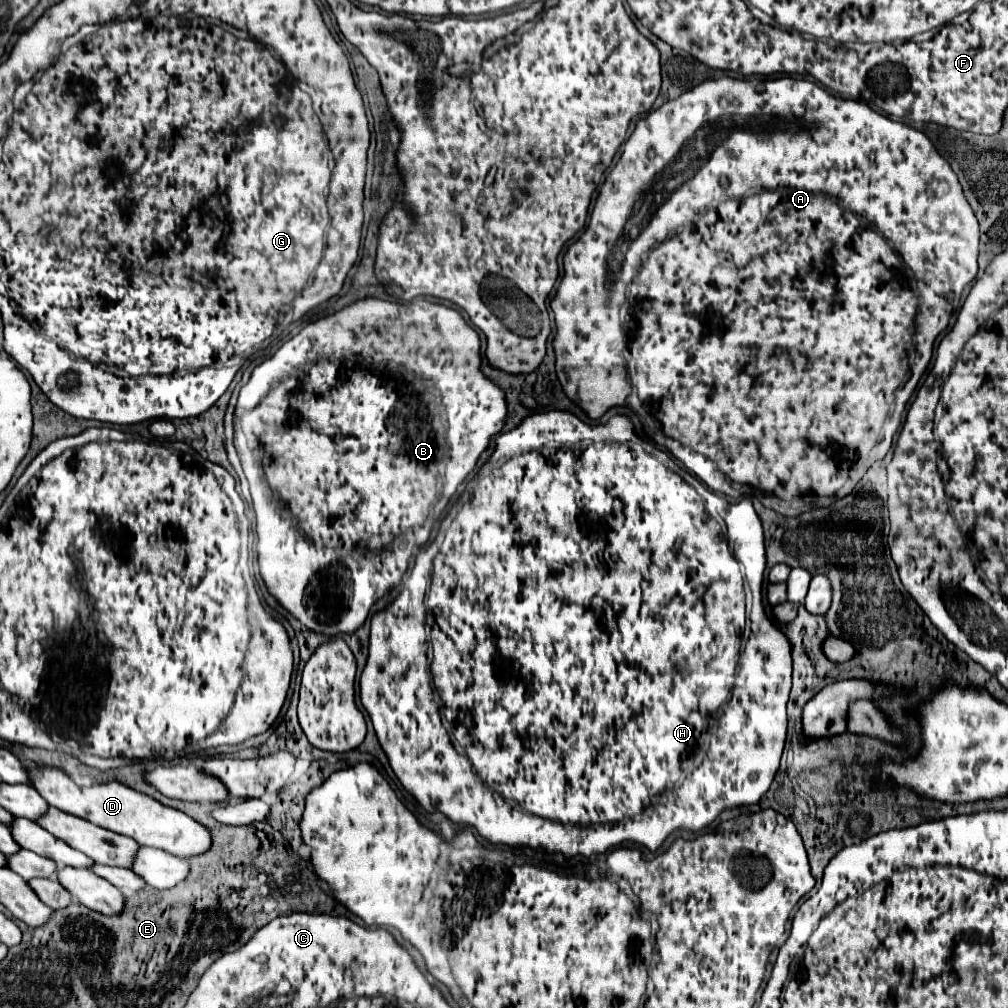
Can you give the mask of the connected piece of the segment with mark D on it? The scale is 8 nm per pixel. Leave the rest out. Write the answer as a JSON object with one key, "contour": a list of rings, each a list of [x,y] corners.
{"contour":[[[37,765],[37,767],[25,767],[29,775],[33,775],[33,787],[37,793],[53,807],[89,819],[91,823],[97,823],[99,827],[109,827],[111,831],[117,831],[119,835],[129,835],[131,839],[137,839],[137,843],[145,847],[155,847],[169,851],[177,857],[191,857],[201,855],[211,847],[209,831],[187,817],[181,811],[175,811],[171,807],[161,805],[153,797],[147,797],[143,793],[137,793],[117,781],[93,785],[93,787],[79,787],[63,769],[51,767],[51,765]]]}

